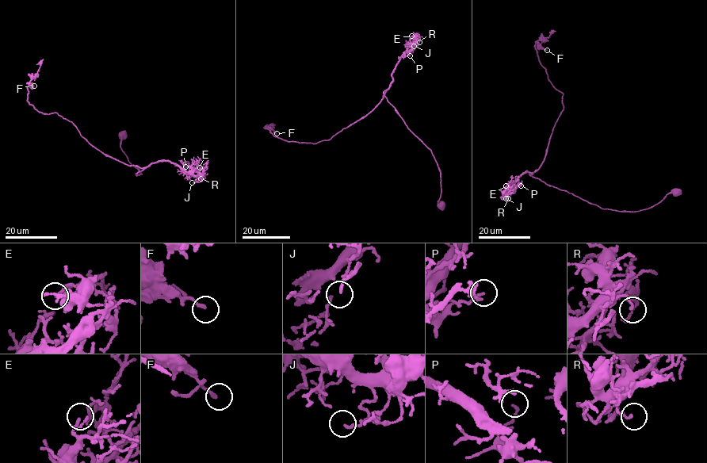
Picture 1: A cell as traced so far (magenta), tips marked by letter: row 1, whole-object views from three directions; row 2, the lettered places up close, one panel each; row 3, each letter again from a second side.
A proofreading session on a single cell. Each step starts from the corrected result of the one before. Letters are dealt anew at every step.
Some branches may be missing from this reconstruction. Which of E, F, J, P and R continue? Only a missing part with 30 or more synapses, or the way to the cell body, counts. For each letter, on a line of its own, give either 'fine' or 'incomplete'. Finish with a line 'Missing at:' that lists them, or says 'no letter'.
E: incomplete
F: fine
J: fine
P: fine
R: fine
Missing at: E

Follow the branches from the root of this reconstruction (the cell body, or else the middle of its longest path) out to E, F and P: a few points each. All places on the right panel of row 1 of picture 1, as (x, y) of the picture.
E: (677, 191), (632, 212), (602, 208), (527, 171), (506, 193), (506, 185)
F: (677, 191), (647, 208), (620, 212), (529, 174), (541, 165), (563, 109), (535, 44), (547, 50)
P: (677, 191), (632, 212), (602, 208), (527, 171), (513, 185), (521, 185)

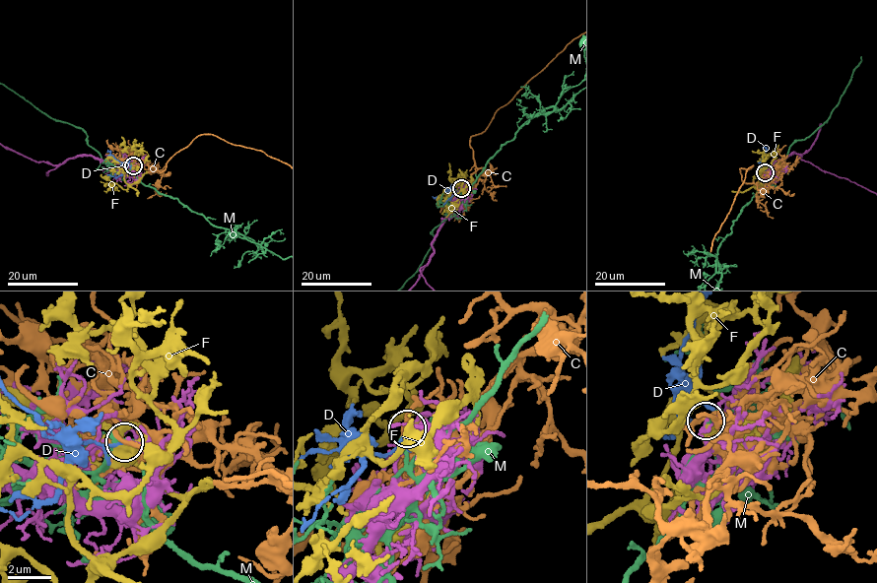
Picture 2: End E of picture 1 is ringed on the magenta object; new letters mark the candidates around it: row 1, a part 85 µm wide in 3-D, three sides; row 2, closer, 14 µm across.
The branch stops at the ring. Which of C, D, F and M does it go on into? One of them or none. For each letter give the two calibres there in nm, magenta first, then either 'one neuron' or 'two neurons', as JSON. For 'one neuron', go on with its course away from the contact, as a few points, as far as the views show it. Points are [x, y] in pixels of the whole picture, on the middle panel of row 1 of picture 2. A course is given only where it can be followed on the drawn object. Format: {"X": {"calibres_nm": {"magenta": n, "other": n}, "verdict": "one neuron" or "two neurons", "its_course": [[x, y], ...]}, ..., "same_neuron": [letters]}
{"C": {"calibres_nm": {"magenta": 100, "other": 180}, "verdict": "two neurons"}, "D": {"calibres_nm": {"magenta": 100, "other": 90}, "verdict": "one neuron", "its_course": [[460, 188], [456, 192], [447, 190], [432, 196]]}, "F": {"calibres_nm": {"magenta": 140, "other": 360}, "verdict": "two neurons"}, "M": {"calibres_nm": {"magenta": 120, "other": 90}, "verdict": "two neurons"}, "same_neuron": ["D"]}

